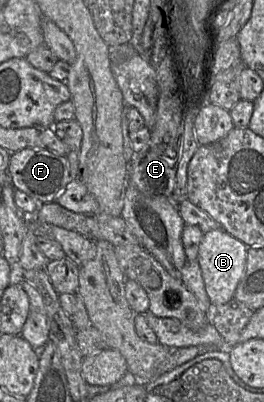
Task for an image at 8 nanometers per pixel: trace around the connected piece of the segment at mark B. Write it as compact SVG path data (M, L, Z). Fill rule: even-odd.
M223 228L204 233L199 245L197 260L204 279L205 289L212 305L222 305L234 298L236 288L244 276L248 246Z

